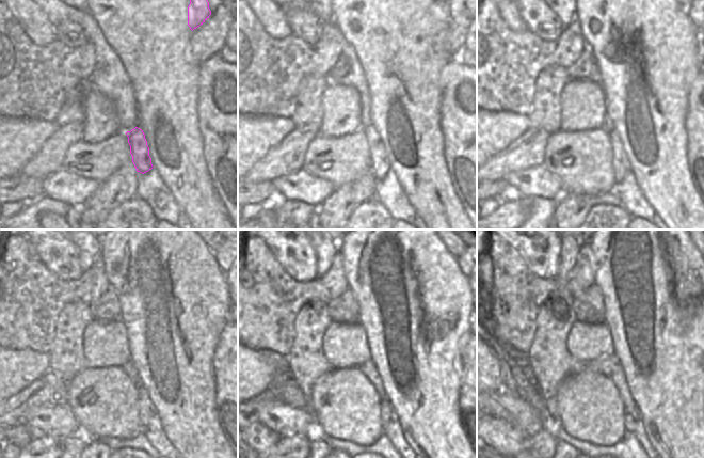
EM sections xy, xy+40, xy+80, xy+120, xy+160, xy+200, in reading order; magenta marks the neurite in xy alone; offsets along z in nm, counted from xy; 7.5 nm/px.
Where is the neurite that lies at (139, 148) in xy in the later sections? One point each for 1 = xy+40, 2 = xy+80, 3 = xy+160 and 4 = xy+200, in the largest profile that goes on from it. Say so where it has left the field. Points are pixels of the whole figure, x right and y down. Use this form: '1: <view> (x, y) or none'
1: xy+40 (380, 164)
2: xy+80 (621, 167)
3: xy+160 (386, 410)
4: xy+200 (630, 424)

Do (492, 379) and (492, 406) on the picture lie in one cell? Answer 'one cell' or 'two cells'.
two cells

